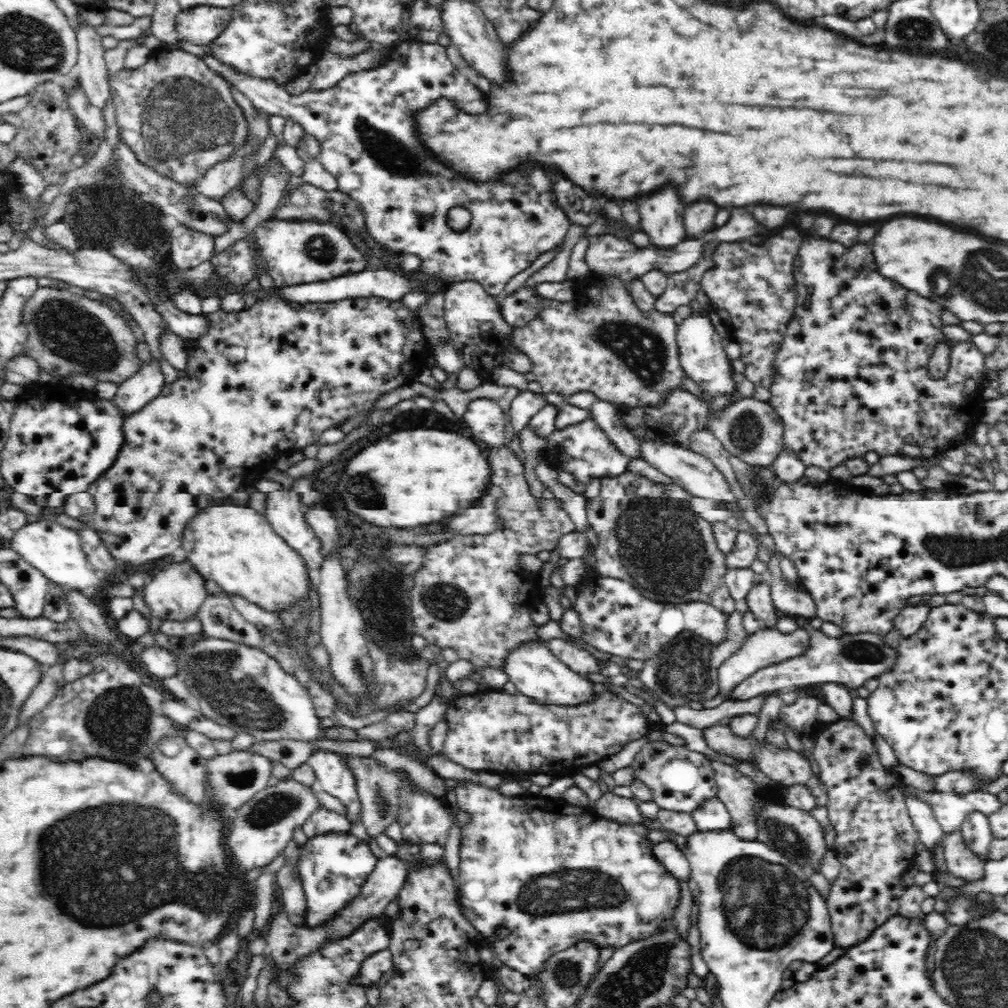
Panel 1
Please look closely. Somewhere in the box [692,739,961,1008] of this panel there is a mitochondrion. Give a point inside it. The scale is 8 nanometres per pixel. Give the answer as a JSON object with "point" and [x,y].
{"point":[763,903]}

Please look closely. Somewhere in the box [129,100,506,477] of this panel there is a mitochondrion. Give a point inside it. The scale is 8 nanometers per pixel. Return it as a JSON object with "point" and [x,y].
{"point":[387,150]}

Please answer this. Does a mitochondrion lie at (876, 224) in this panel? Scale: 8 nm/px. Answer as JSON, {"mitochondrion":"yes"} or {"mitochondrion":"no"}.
{"mitochondrion":"no"}

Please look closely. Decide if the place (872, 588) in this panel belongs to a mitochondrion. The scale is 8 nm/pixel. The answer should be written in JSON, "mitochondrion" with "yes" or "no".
{"mitochondrion":"no"}

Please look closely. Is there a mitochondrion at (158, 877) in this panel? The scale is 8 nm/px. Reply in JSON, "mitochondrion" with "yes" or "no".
{"mitochondrion":"yes"}

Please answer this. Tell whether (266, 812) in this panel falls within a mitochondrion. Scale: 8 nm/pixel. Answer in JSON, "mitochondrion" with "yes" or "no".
{"mitochondrion":"yes"}

